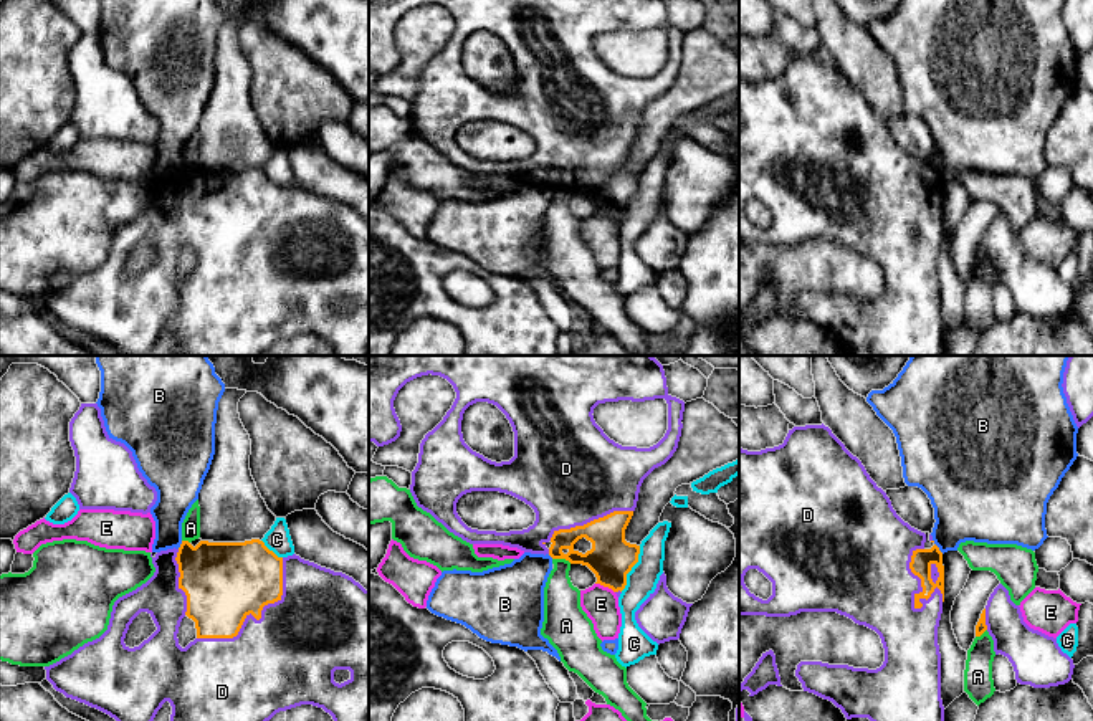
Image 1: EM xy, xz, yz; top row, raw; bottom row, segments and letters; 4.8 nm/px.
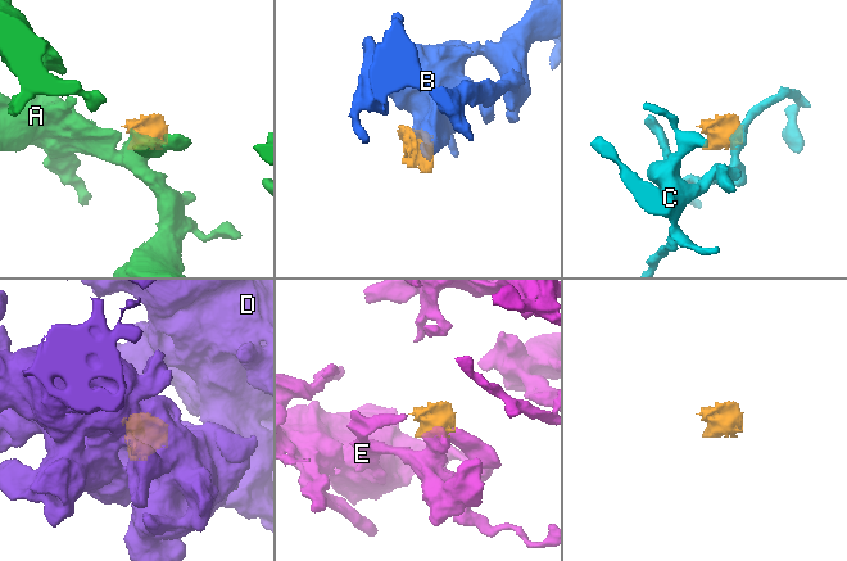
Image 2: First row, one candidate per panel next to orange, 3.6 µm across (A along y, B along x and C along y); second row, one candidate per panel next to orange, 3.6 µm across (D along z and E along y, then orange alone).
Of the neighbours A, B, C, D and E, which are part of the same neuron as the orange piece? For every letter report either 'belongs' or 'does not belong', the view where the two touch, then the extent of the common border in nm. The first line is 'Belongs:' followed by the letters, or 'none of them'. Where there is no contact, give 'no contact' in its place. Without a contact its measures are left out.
Belongs: D
A: does not belong; meets orange in xz; contact 100 nm long
B: does not belong; meets orange in yz; contact 90 nm long
C: does not belong; meets orange in xz; contact 240 nm long
D: belongs; meets orange in yz; contact 300 nm long
E: does not belong; meets orange in xz; contact 110 nm long

